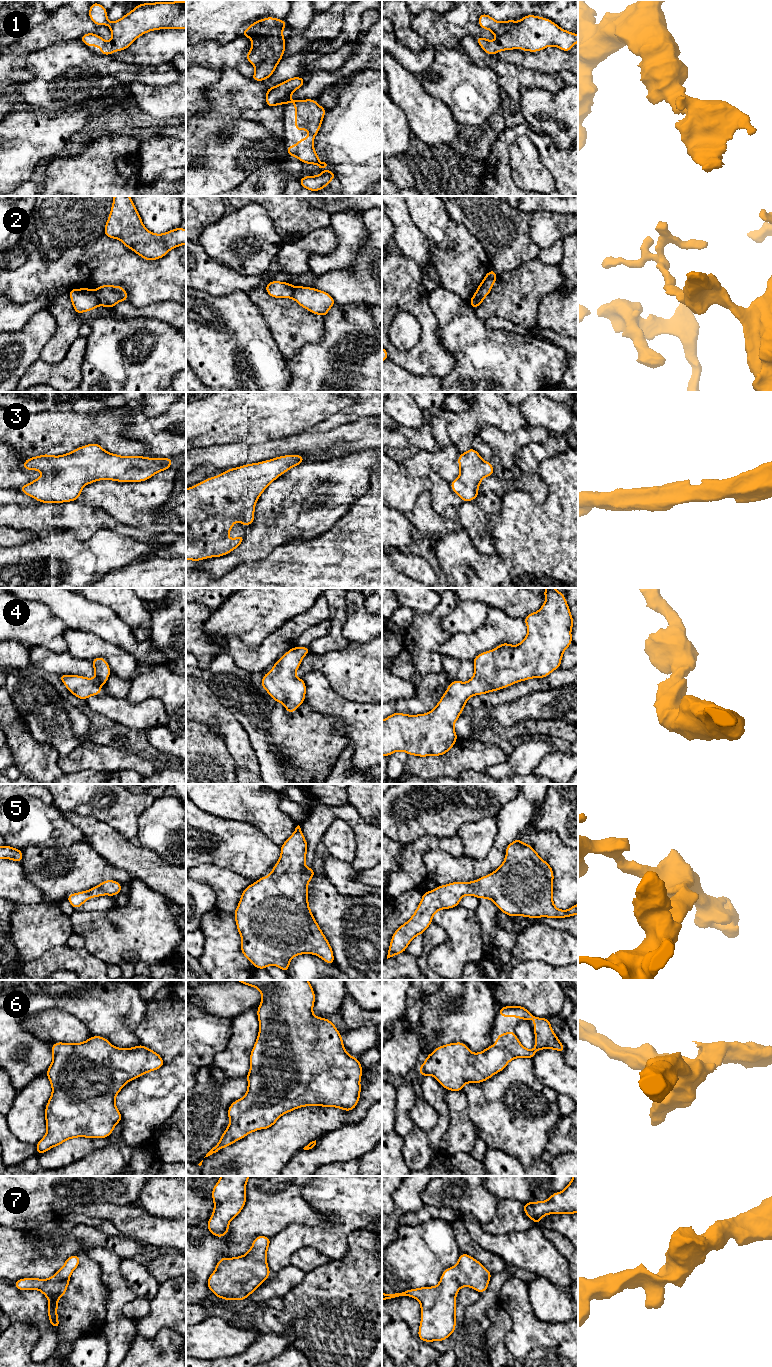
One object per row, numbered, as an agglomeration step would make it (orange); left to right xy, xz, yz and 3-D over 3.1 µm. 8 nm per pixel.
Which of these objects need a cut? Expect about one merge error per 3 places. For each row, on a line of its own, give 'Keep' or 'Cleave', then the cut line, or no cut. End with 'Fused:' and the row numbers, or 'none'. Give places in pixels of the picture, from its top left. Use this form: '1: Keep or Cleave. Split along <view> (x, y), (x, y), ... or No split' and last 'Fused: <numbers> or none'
1: Keep. No split
2: Cleave. Split along xy (94, 291), (100, 304)
3: Keep. No split
4: Keep. No split
5: Keep. No split
6: Keep. No split
7: Keep. No split
Fused: 2

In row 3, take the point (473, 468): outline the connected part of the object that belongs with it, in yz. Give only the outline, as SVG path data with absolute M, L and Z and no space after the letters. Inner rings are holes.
M473 448L458 456L458 464L460 474L450 483L451 489L463 502L473 501L479 496L478 488L482 479L494 475L493 466L484 461Z

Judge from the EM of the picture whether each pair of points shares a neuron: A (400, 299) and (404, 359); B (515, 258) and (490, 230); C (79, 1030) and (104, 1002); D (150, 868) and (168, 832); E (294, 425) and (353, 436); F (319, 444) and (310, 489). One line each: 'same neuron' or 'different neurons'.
A: same neuron
B: same neuron
C: different neurons
D: different neurons
E: different neurons
F: different neurons

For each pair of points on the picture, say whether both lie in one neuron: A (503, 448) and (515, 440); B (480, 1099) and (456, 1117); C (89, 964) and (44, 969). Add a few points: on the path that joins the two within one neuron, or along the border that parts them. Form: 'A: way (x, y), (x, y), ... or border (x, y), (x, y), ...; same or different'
A: way (506, 445), (512, 441); same
B: border (462, 1091), (466, 1097), (468, 1116), (478, 1130); different
C: way (78, 963), (55, 963); same

